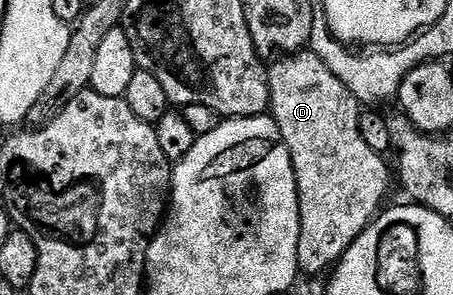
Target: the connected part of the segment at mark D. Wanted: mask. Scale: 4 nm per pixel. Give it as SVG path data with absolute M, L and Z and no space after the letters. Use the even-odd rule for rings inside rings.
M306 49L284 56L274 62L268 72L271 117L279 125L279 133L291 153L297 178L301 218L297 270L302 276L317 275L320 271L328 272L340 261L346 249L377 218L383 207L381 202L389 191L391 167L385 164L386 160L379 153L375 153L375 149L367 145L367 141L363 141L363 133L359 129L362 104L349 92L347 85L343 85L343 81L327 69L325 62L314 51Z

